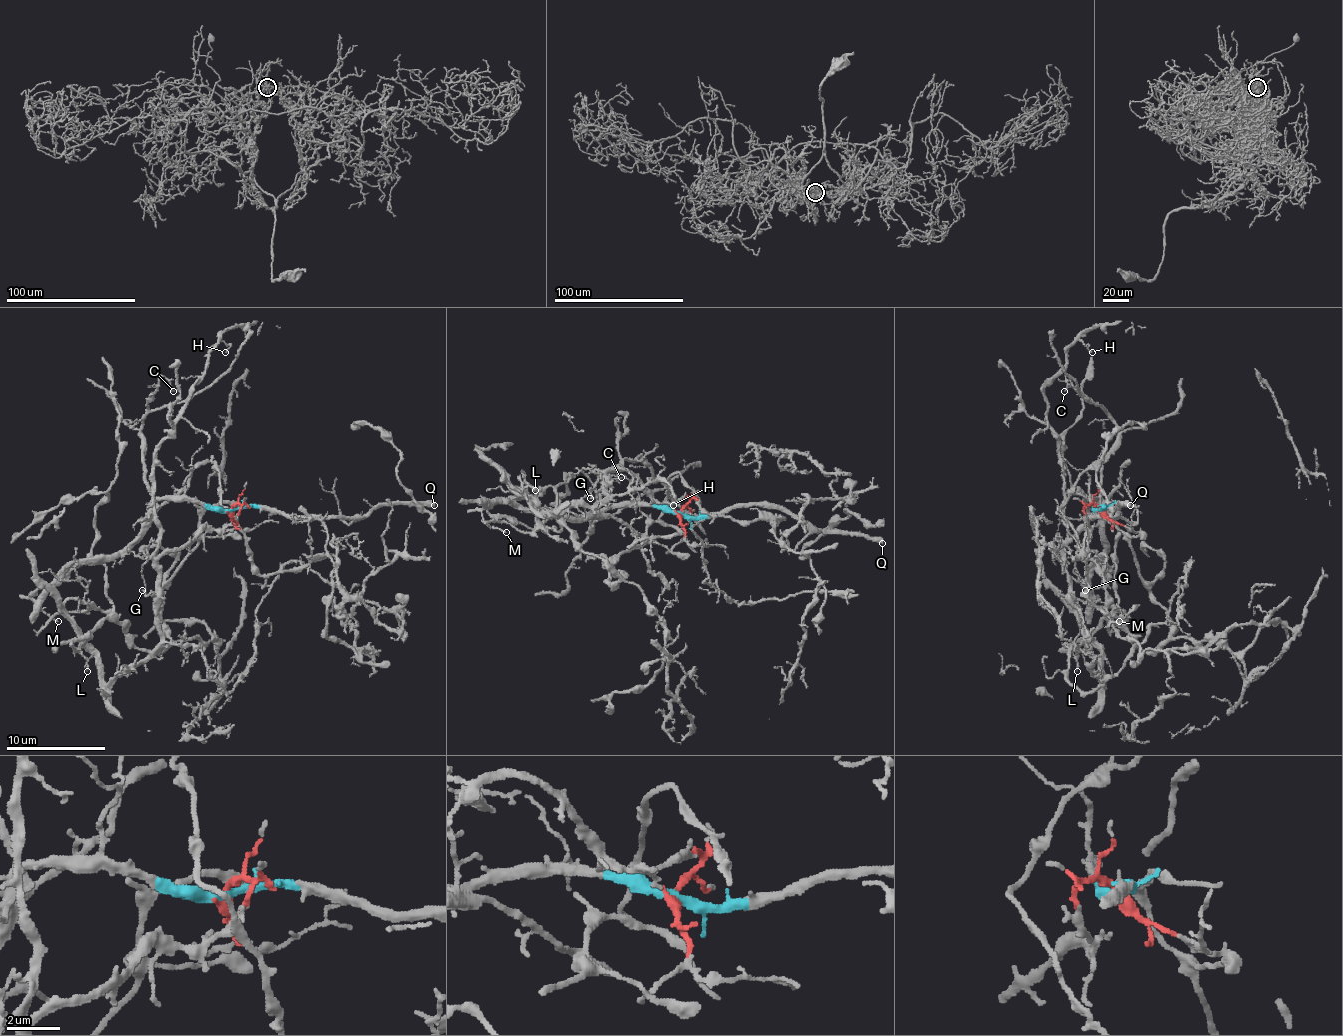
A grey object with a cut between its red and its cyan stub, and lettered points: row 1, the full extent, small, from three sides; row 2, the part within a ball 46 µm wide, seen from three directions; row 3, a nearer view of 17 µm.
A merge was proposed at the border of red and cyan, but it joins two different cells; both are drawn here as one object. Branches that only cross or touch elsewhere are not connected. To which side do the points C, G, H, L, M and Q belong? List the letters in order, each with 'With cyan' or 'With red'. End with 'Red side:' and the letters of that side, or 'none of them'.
C: With cyan
G: With red
H: With red
L: With red
M: With cyan
Q: With cyan
Red side: G, H, L

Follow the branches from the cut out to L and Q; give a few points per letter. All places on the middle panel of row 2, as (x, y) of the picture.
L: (679, 514), (686, 496), (656, 501), (629, 472), (606, 474), (594, 506), (554, 514), (532, 506), (534, 489)
Q: (679, 514), (716, 516), (738, 506), (778, 504), (825, 534), (868, 534), (883, 544)

